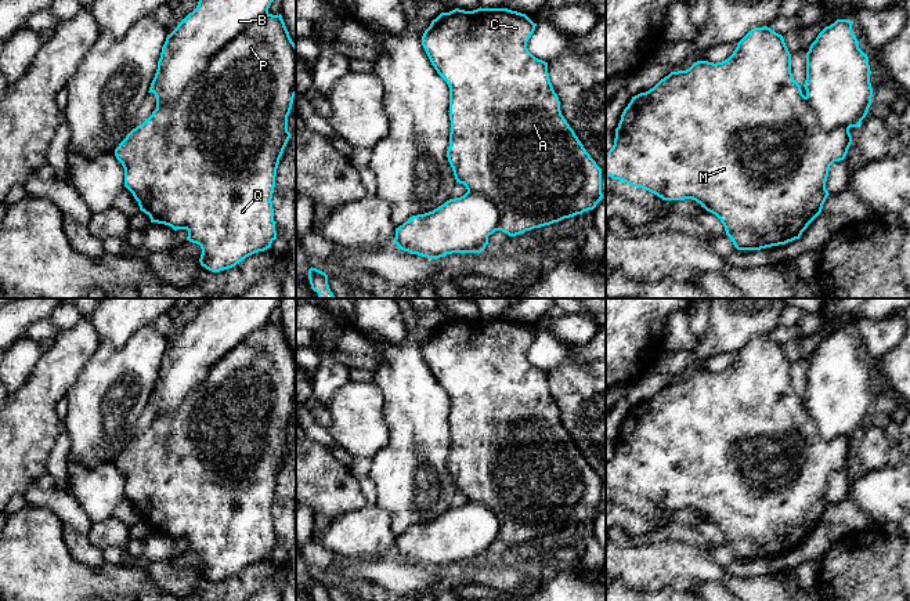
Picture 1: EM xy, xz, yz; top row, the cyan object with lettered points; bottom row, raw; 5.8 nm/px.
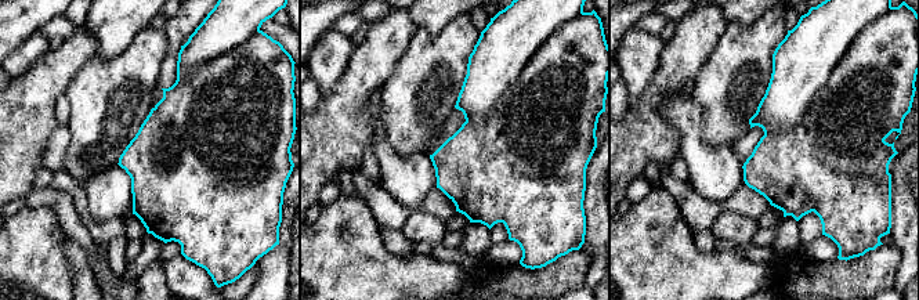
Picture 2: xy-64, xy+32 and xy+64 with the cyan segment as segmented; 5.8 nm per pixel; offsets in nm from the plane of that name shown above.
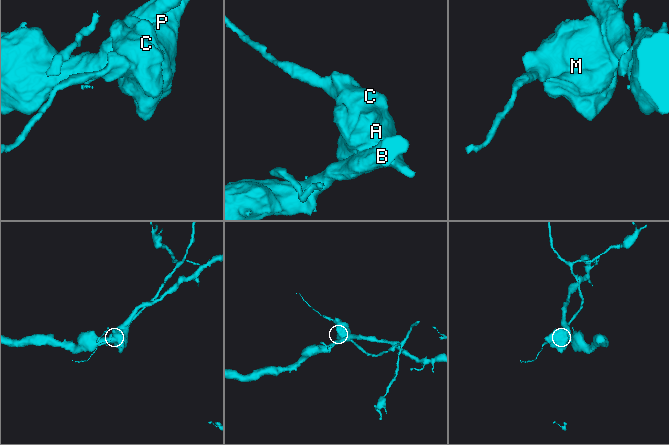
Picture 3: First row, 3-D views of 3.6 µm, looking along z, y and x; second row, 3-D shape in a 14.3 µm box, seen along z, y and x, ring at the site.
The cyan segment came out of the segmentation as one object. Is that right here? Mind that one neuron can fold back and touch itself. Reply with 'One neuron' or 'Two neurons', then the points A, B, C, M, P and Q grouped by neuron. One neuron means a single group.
Two neurons. Groups: A C M P Q / B

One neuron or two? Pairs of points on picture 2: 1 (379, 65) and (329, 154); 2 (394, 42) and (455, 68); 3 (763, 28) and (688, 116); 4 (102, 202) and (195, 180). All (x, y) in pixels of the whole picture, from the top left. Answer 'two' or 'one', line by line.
1: one
2: two
3: two
4: two

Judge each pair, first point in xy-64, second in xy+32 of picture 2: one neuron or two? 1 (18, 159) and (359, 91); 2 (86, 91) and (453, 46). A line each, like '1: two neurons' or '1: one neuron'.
1: one neuron
2: one neuron

